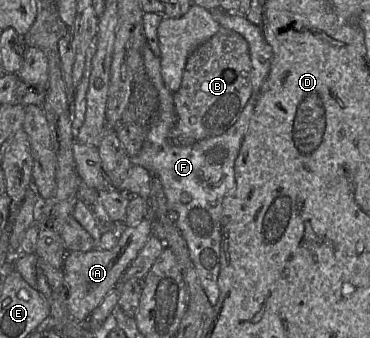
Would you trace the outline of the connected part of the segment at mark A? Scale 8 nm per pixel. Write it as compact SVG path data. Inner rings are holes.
M149 217L134 226L116 225L117 244L109 250L93 248L87 252L67 252L63 261L64 280L68 290L67 305L72 318L83 322L96 309L122 279L126 269L137 257L150 235L152 225Z

